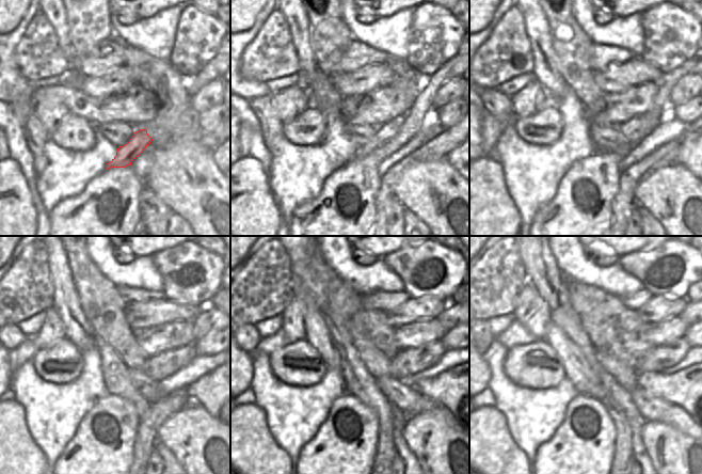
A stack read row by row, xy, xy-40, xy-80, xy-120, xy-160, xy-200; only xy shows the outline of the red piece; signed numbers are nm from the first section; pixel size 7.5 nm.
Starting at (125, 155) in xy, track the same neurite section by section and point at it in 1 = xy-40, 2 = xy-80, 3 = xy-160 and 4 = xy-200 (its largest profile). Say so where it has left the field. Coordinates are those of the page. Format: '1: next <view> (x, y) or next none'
1: next xy-40 (387, 131)
2: next xy-80 (636, 129)
3: next xy-160 (407, 362)
4: next xy-200 (659, 359)

